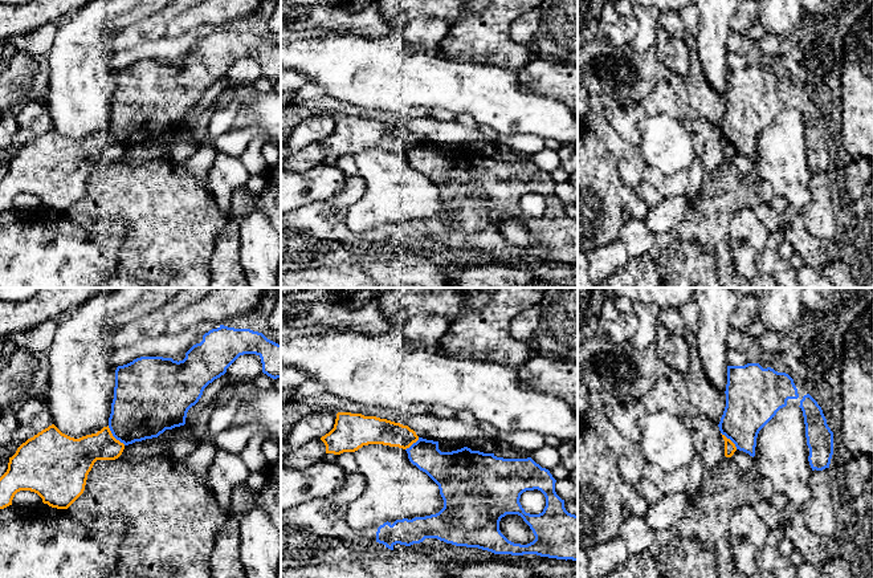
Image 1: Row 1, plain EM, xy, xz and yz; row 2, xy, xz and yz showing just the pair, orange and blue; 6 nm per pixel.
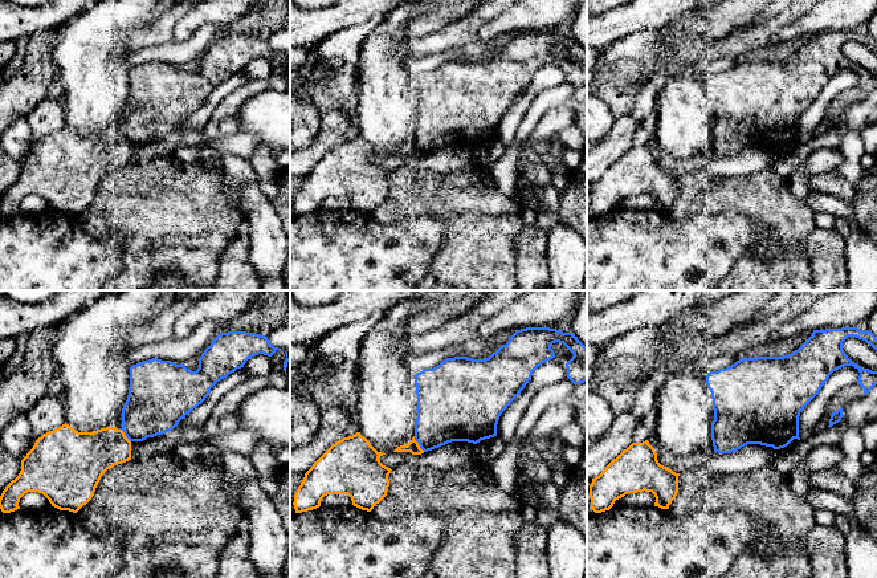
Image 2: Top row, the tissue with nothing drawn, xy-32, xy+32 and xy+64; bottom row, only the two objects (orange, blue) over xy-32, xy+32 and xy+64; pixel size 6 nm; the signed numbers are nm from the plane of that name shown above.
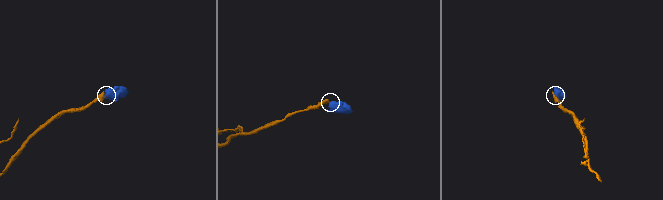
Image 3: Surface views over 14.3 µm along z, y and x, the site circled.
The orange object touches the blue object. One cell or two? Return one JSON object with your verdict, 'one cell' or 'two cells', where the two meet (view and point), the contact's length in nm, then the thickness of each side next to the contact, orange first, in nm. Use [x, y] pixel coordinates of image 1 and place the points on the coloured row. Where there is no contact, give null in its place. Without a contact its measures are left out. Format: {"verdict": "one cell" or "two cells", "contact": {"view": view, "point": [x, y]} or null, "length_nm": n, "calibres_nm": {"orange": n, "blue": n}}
{"verdict": "two cells", "contact": {"view": "xy", "point": [113, 436]}, "length_nm": 160, "calibres_nm": {"orange": 220, "blue": 380}}

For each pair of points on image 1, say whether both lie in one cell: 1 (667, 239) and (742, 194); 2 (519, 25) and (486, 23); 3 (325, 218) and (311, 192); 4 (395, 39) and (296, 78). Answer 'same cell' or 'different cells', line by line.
1: different cells
2: different cells
3: different cells
4: different cells

